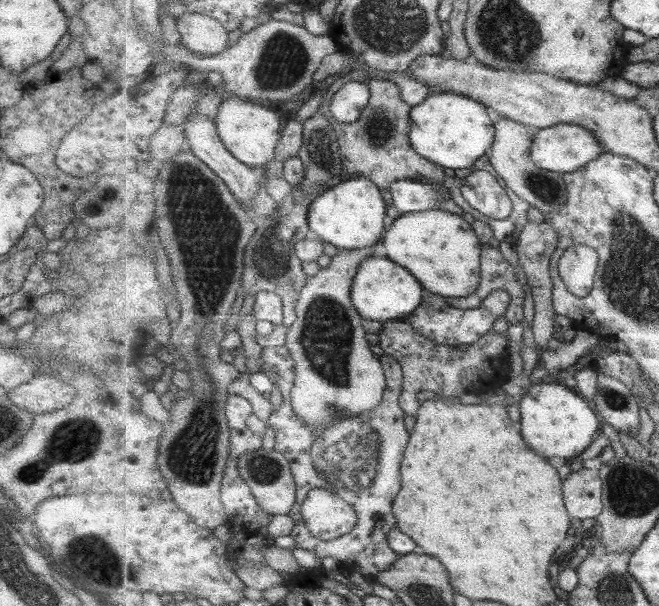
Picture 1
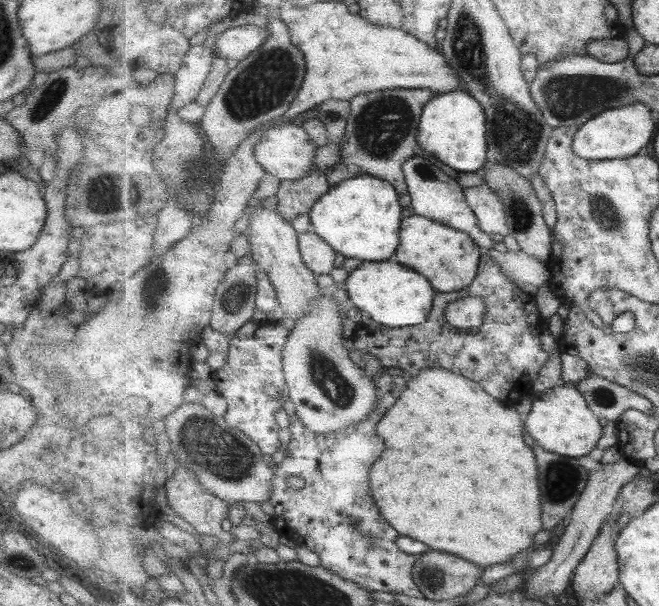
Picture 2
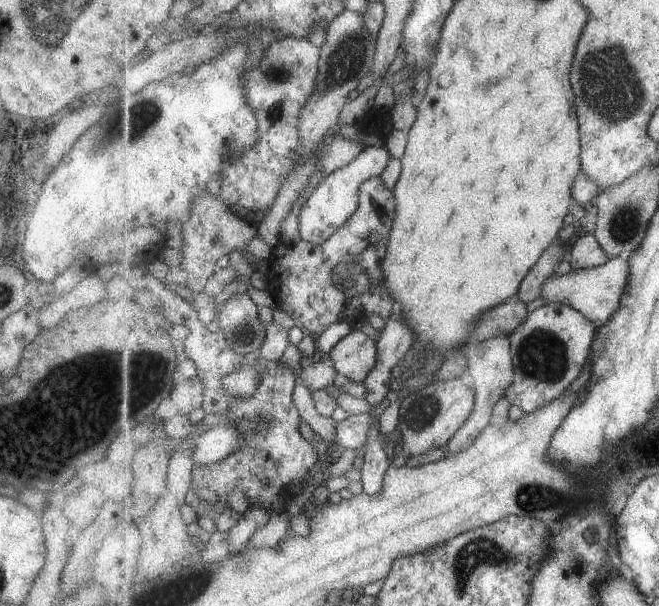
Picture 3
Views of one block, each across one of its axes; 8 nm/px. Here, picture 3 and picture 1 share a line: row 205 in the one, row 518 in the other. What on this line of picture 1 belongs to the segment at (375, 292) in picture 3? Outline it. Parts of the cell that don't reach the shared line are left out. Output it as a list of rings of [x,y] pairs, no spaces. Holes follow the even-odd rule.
[[[287,345],[264,349],[262,358],[267,365],[266,374],[269,374],[269,371],[277,373],[273,382],[277,384],[283,396],[280,408],[269,417],[266,424],[268,431],[275,434],[273,448],[289,459],[298,486],[297,503],[289,514],[296,521],[296,530],[290,534],[296,542],[296,548],[309,550],[320,560],[331,556],[345,563],[345,568],[351,568],[362,576],[377,576],[391,569],[400,555],[389,545],[389,533],[398,527],[394,503],[402,490],[401,462],[405,458],[411,436],[411,432],[405,428],[406,412],[399,406],[404,388],[404,372],[400,361],[386,353],[380,357],[387,378],[387,389],[379,407],[345,418],[332,427],[322,428],[319,425],[309,425],[293,409],[295,359]],[[316,489],[335,493],[354,507],[358,513],[358,524],[352,532],[328,540],[313,536],[302,516],[302,509],[308,495]]]

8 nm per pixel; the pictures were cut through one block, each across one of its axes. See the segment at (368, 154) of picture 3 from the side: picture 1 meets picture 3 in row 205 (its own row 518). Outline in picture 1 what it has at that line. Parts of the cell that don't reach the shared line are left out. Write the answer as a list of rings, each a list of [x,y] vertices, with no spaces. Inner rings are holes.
[[[325,489],[313,490],[308,495],[302,516],[313,536],[326,540],[343,537],[358,524],[354,507]]]

